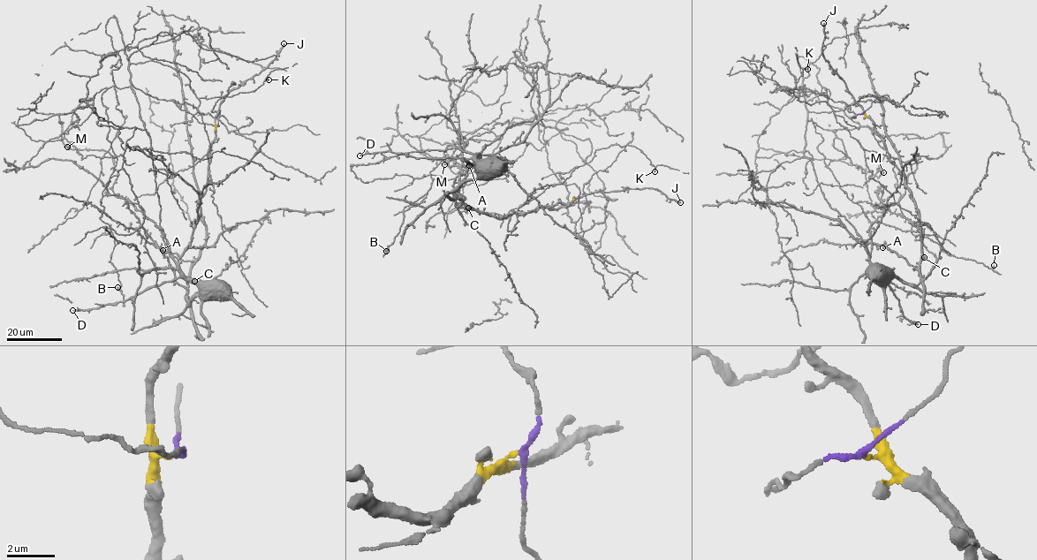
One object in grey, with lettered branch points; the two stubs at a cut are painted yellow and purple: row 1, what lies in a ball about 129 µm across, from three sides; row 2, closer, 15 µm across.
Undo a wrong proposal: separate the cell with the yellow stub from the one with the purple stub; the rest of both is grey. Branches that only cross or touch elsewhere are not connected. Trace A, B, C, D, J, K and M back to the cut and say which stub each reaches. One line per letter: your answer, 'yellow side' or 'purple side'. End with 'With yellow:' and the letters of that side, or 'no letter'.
A: yellow side
B: purple side
C: yellow side
D: purple side
J: yellow side
K: purple side
M: purple side
With yellow: A, C, J

